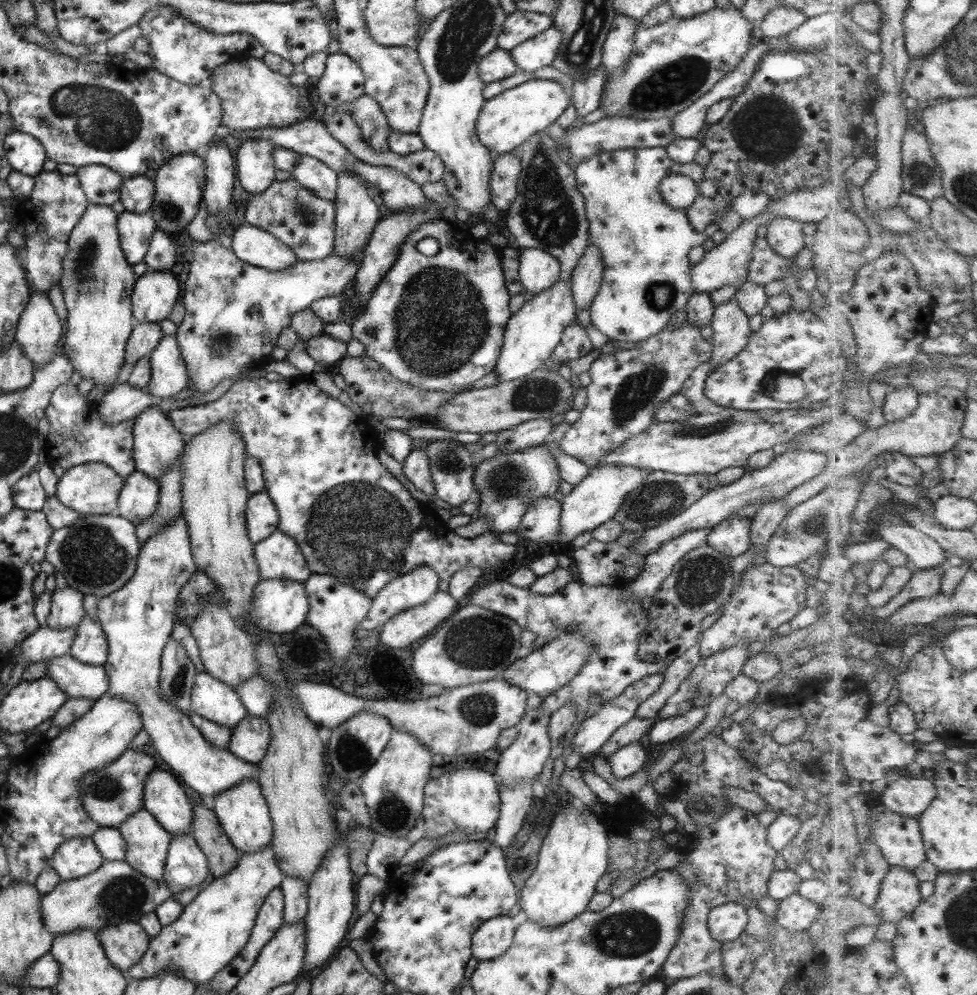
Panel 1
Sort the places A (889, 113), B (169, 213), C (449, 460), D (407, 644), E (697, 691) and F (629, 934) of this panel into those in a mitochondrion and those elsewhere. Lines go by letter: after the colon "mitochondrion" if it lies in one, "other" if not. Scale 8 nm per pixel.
A: other
B: mitochondrion
C: mitochondrion
D: other
E: mitochondrion
F: mitochondrion

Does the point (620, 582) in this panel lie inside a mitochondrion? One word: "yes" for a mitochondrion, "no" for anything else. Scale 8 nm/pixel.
no

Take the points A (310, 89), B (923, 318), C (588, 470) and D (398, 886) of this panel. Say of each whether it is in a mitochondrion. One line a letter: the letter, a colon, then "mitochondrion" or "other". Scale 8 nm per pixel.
A: other
B: other
C: other
D: other

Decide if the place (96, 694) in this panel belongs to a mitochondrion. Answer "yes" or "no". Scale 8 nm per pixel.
no

